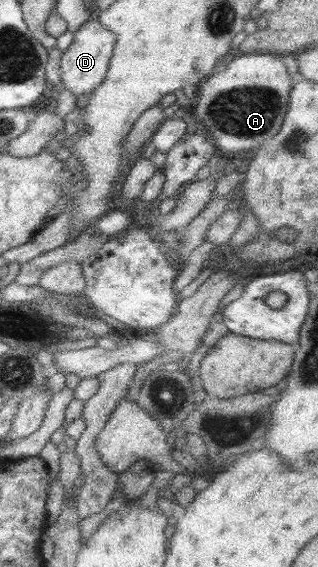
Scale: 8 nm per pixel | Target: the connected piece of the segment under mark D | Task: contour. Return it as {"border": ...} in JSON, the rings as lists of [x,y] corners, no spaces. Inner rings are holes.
{"border":[[[94,17],[87,20],[84,25],[74,32],[71,45],[63,52],[60,60],[60,89],[71,91],[77,99],[81,95],[91,93],[96,87],[99,87],[105,80],[109,61],[113,55],[115,47],[115,33],[111,33],[109,29],[105,29],[105,25],[101,25]]]}

